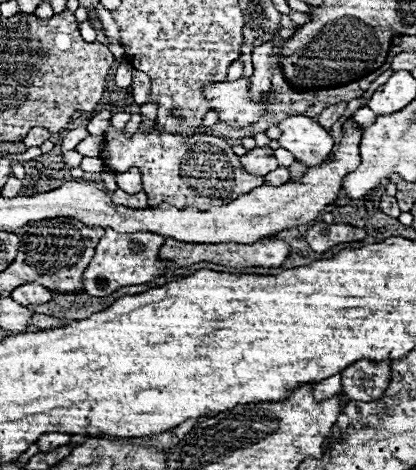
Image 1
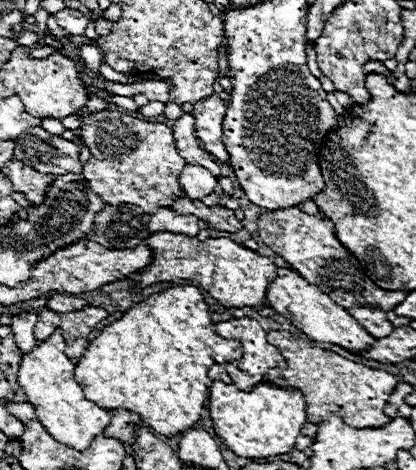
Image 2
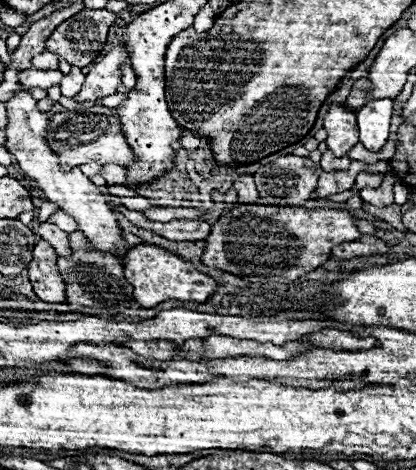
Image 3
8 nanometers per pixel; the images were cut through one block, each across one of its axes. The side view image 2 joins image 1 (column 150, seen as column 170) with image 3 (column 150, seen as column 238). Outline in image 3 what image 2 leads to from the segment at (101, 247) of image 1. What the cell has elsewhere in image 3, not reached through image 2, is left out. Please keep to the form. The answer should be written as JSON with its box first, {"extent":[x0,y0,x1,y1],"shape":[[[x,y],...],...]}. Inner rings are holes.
{"extent":[124,244,218,308],"shape":[[[140,244],[130,248],[124,260],[124,274],[134,284],[134,300],[144,308],[154,308],[160,302],[166,300],[182,300],[182,302],[198,302],[202,304],[206,298],[210,298],[218,288],[216,280],[202,274],[192,262],[182,260],[180,256],[154,246],[154,244]]]}

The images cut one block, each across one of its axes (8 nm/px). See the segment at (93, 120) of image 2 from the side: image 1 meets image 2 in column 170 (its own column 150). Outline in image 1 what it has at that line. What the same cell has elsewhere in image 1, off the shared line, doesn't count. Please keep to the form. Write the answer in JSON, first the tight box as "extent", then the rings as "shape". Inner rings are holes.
{"extent":[102,128,266,208],"shape":[[[110,128],[106,132],[102,160],[112,172],[126,172],[130,166],[138,166],[144,176],[144,192],[148,194],[150,206],[168,202],[178,208],[188,204],[210,208],[214,204],[228,204],[240,194],[250,192],[250,188],[266,184],[266,178],[252,176],[242,168],[224,138],[208,134],[182,138],[176,134],[156,134],[152,128],[140,128],[132,138],[124,138],[120,130]]]}

